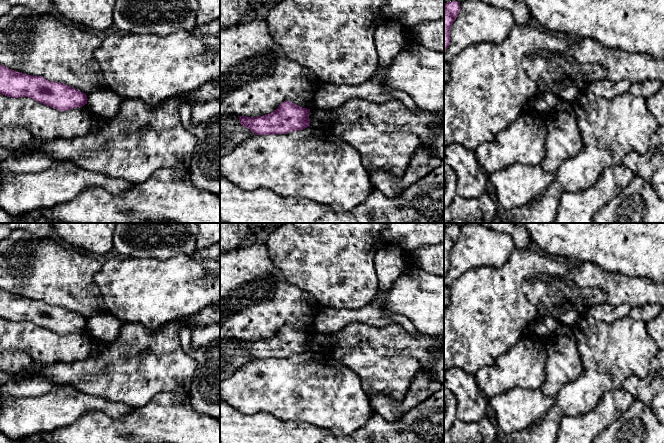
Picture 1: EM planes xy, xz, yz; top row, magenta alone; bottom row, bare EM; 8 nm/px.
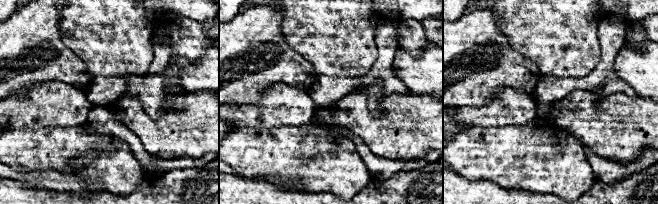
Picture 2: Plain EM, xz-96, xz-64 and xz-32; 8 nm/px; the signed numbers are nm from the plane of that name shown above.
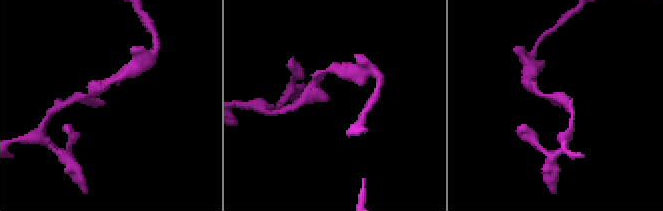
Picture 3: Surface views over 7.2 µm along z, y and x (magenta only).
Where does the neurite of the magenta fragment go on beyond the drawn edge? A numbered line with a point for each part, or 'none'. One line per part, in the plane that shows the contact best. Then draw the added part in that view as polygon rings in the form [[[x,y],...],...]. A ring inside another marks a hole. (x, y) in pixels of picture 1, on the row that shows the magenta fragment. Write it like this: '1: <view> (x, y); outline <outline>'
none

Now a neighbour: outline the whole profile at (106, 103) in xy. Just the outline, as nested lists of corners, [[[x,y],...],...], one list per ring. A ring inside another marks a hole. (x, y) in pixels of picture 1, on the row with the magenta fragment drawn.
[[[110,89],[99,90],[87,95],[87,105],[92,113],[104,117],[114,117],[124,98]]]

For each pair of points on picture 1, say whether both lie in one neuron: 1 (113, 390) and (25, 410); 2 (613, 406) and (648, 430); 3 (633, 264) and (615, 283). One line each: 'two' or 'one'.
1: two
2: two
3: two

